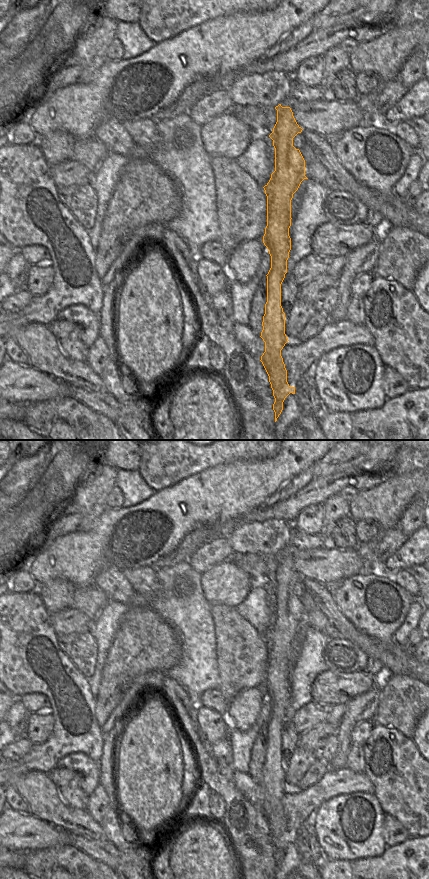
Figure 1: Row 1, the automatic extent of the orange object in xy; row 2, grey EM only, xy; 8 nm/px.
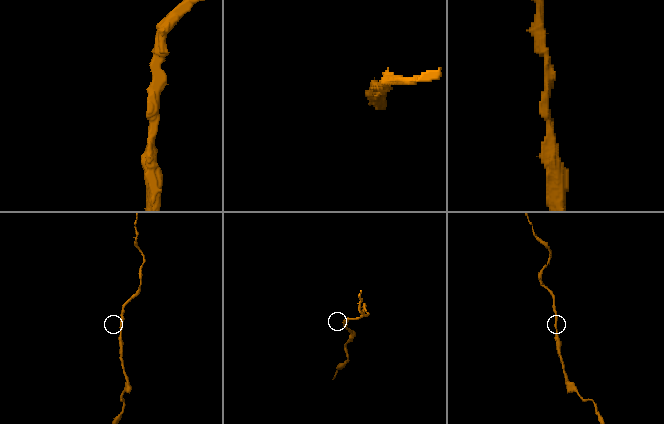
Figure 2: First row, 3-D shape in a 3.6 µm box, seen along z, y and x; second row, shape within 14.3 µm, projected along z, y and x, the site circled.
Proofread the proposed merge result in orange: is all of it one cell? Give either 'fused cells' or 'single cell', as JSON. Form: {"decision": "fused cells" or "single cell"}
{"decision": "single cell"}

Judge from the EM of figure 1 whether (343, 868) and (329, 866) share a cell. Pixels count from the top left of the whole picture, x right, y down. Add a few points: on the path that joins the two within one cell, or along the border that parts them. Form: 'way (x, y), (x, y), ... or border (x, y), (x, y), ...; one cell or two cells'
way (340, 868), (332, 868); one cell

